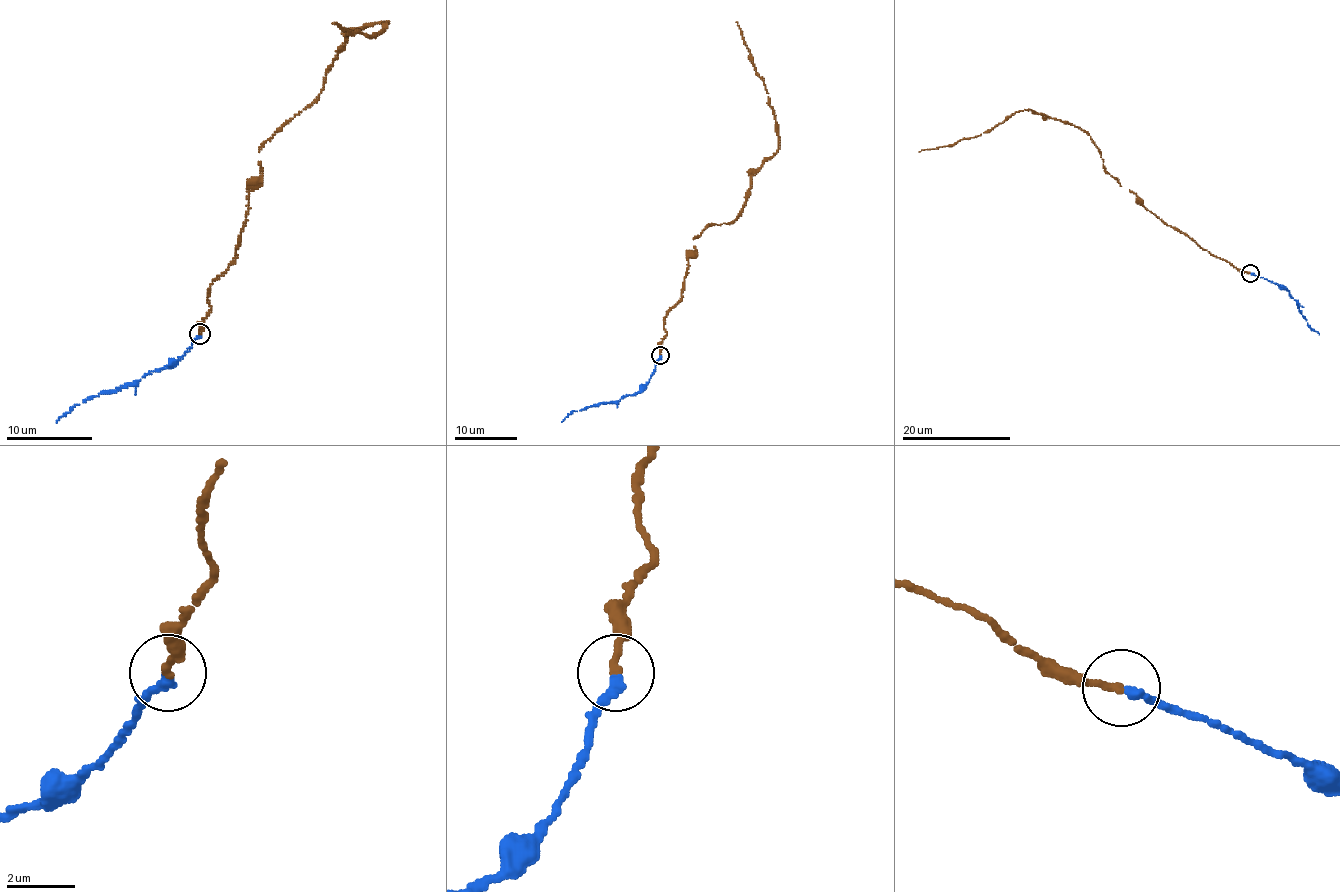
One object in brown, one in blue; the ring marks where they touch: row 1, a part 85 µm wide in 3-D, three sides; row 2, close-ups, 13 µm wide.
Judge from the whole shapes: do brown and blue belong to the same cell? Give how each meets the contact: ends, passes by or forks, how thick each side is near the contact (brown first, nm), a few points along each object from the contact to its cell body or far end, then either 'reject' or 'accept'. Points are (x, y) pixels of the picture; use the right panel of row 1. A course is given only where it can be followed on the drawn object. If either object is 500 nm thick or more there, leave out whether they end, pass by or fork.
brown ends | blue ends | 240/280 nm | brown via (1249, 273), (1164, 224), (1104, 168), (1089, 135), (1069, 123), (1028, 109), (977, 137), (919, 152) | blue via (1251, 273), (1286, 290), (1307, 323), (1319, 334) | accept

